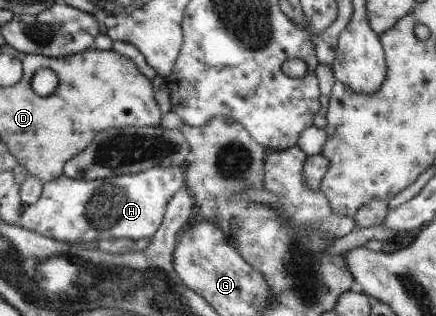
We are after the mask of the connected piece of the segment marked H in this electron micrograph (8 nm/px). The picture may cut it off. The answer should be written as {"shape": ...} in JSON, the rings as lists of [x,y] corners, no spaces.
{"shape":[[[151,166],[137,174],[123,174],[91,181],[65,175],[43,183],[43,193],[35,204],[20,214],[19,225],[63,243],[79,246],[96,240],[149,238],[161,226],[166,206],[185,187],[180,166]]]}

